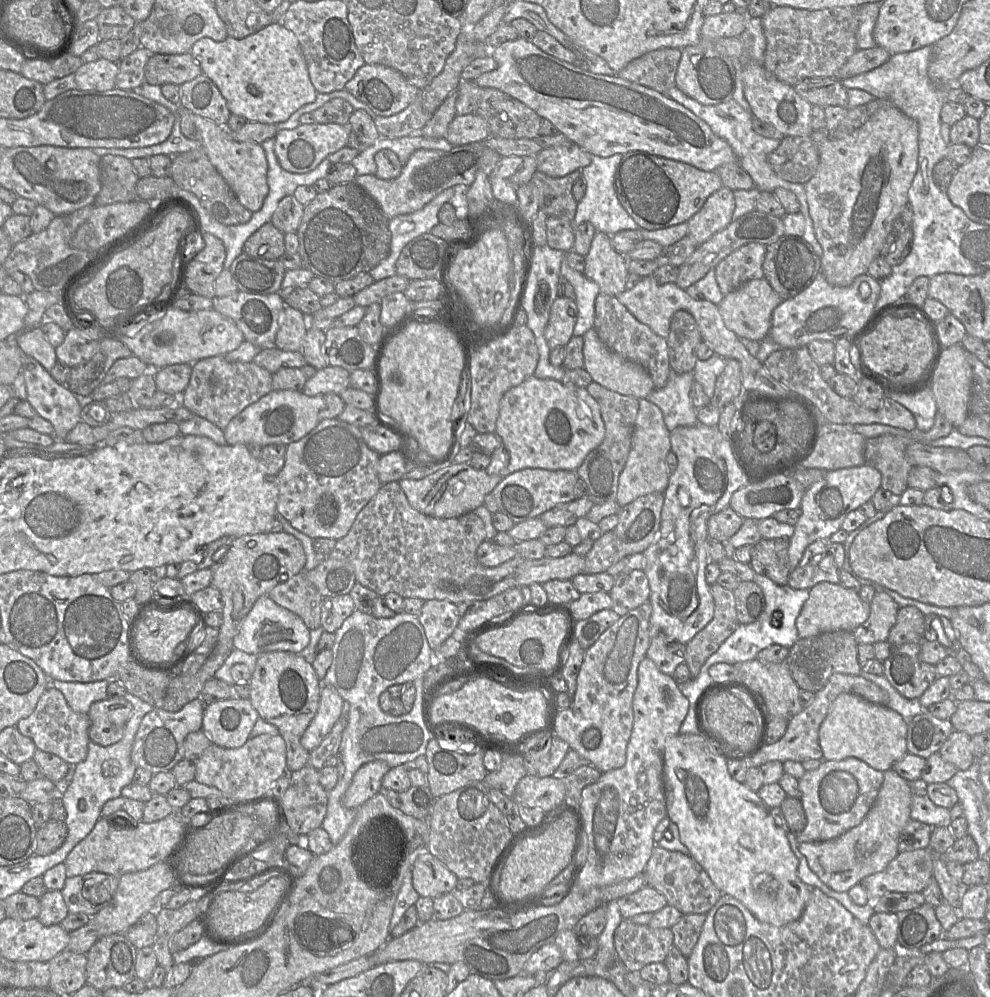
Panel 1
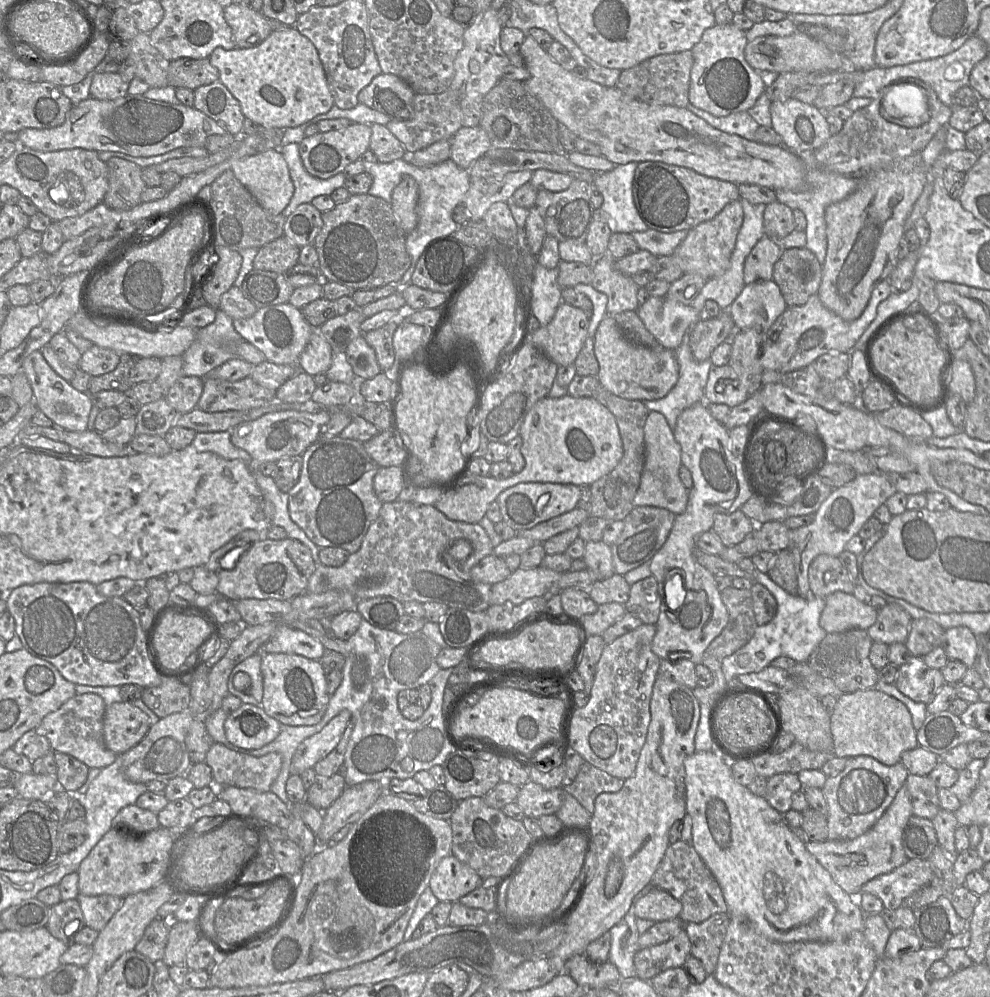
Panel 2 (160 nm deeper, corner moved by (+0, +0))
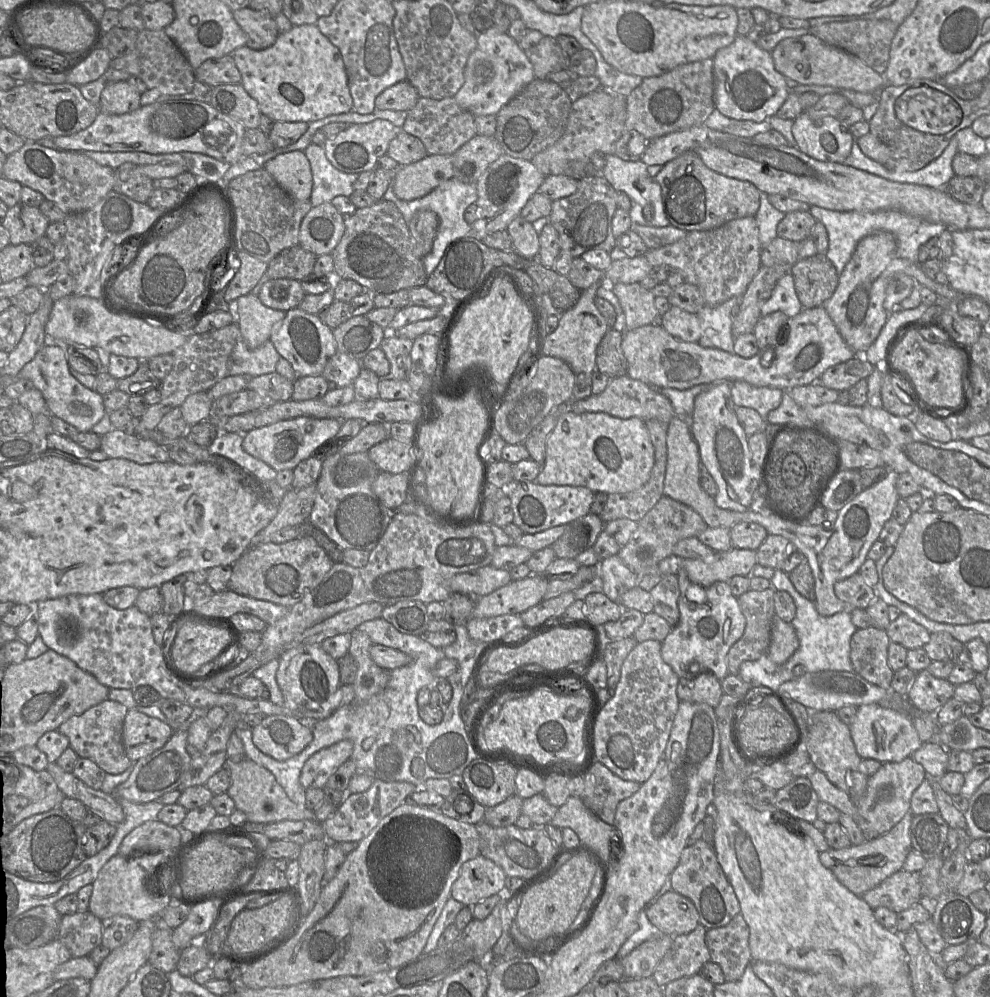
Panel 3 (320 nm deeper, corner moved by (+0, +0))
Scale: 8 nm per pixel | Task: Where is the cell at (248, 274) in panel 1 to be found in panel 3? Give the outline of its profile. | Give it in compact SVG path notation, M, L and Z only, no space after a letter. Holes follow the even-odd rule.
M288 278L270 279L261 287L258 298L267 307L287 312L299 308L306 293L300 281Z

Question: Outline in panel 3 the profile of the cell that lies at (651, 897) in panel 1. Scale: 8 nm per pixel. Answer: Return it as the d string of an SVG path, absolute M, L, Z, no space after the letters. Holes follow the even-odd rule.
M670 890L646 907L646 915L658 932L671 937L693 931L699 914L691 900Z

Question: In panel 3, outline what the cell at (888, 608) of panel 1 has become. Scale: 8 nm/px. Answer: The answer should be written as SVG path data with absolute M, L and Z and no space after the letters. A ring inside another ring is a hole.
M902 613L885 630L889 639L906 649L923 648L930 640L931 633L923 626Z

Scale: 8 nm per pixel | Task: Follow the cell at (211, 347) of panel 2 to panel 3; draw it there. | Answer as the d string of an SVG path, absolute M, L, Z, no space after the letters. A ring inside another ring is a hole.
M237 341L228 362L228 376L246 375L251 378L275 372L281 358L272 342L250 349L246 343Z

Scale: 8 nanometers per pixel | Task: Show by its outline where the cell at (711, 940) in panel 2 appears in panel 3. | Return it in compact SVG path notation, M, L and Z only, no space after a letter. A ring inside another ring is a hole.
M741 914L725 926L707 929L705 942L710 961L720 966L726 981L739 980L752 962L749 936L749 927Z

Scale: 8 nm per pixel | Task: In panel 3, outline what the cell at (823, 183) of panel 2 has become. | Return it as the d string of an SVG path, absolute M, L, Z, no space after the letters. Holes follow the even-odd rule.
M812 205L809 208L809 212L827 230L829 245L825 256L835 266L838 274L842 272L845 265L851 259L858 243L868 235L878 232L892 234L897 244L897 255L912 263L919 264L918 256L920 248L929 239L938 237L947 229L944 224L929 222L894 210L878 212L835 211Z

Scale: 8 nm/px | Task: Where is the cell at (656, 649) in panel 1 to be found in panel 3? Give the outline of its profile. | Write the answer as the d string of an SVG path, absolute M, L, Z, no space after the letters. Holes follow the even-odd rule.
M692 662L690 666L690 671L695 675L694 677L679 679L677 695L680 701L705 703L715 708L724 694L721 682L712 673L697 674L701 669L699 665L697 662Z

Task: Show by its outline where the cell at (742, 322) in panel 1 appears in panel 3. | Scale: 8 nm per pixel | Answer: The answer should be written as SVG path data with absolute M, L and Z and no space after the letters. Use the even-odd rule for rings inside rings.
M789 273L782 276L775 284L771 296L761 307L761 315L781 311L789 318L803 309L794 286L793 276Z

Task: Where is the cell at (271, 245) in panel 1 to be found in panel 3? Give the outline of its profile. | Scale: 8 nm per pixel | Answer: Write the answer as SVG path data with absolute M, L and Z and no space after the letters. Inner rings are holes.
M300 245L283 250L268 263L266 274L270 279L288 278L301 281L313 273L318 256Z

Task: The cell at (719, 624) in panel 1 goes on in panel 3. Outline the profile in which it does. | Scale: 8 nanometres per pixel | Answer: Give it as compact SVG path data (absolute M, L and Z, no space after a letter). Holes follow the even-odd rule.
M772 586L761 591L749 590L737 598L746 624L742 636L727 653L730 675L738 675L742 662L757 660L768 653L771 623L775 616L775 591Z

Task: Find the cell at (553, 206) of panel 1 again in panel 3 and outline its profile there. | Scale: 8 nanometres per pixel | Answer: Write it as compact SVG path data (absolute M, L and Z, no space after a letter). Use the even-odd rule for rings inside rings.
M588 175L578 181L578 187L574 194L552 201L548 219L558 232L560 249L567 251L573 258L580 258L585 252L591 250L604 250L609 253L616 247L612 219L617 209L617 191L613 186L602 175Z

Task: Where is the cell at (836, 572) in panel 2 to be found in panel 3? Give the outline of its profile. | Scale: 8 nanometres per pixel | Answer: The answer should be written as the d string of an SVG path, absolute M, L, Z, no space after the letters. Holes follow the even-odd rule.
M859 573L836 582L834 592L841 601L864 610L880 599L875 594L874 588L867 585Z

